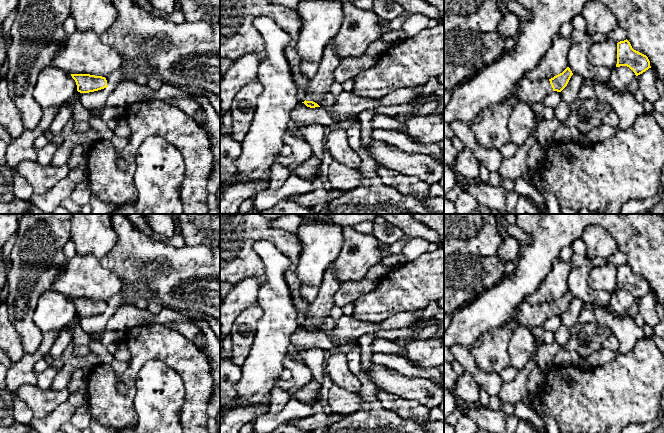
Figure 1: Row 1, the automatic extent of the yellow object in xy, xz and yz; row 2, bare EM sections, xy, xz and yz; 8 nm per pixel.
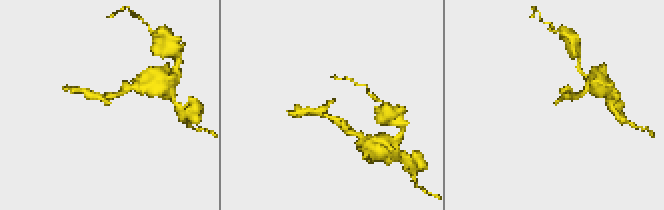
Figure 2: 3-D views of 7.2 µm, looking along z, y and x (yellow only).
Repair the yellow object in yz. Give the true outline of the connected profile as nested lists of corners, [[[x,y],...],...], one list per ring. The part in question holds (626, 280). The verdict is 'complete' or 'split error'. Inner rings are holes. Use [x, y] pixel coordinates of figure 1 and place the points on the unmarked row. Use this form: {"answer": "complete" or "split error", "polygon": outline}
{"answer": "complete", "polygon": [[[627,263],[617,267],[616,291],[620,290],[629,291],[636,300],[651,292],[648,281],[634,274]]]}

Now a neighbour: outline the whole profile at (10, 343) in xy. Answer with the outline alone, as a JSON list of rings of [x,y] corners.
[[[5,300],[0,301],[0,348],[13,363],[18,362],[25,354],[20,336],[10,321]]]

